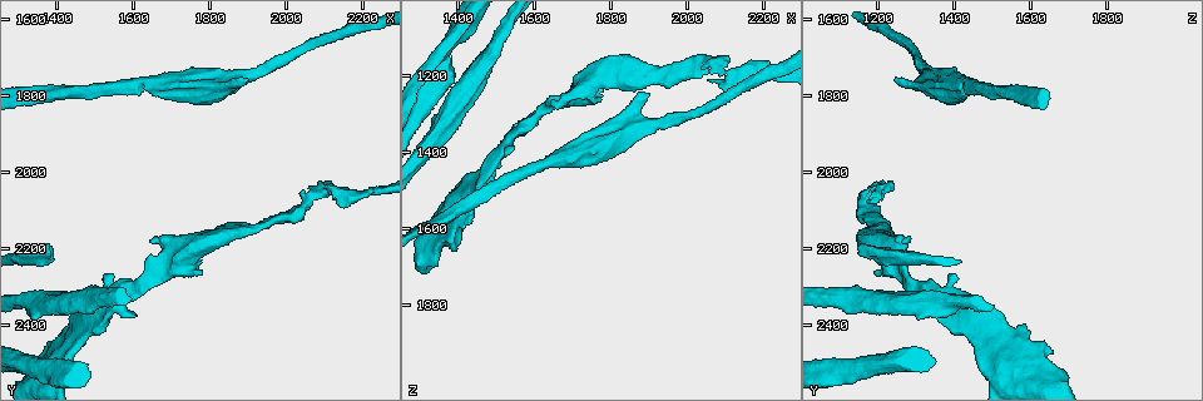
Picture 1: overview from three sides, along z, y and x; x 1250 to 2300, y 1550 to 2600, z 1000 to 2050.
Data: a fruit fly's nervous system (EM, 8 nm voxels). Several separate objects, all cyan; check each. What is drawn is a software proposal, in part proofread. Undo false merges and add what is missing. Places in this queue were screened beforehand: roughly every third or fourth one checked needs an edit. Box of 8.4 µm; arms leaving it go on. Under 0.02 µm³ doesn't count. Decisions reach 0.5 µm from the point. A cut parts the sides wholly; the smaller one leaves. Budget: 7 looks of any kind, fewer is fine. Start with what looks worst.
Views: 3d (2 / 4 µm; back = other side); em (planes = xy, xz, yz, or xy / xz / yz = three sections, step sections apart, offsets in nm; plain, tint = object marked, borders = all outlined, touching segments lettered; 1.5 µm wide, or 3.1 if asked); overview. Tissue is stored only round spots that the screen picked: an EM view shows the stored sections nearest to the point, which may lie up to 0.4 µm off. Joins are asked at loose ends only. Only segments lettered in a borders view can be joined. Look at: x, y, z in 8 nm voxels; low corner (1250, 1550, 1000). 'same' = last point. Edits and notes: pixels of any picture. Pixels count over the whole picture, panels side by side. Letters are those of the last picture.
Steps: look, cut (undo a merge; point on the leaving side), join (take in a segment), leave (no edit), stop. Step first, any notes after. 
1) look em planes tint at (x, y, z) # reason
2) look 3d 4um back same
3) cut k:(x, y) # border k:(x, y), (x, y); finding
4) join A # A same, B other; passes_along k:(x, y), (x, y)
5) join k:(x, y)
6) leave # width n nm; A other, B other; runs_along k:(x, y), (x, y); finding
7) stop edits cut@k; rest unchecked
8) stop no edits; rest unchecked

look 3d 2um at (1365, 2195, 1150) # branch stops here

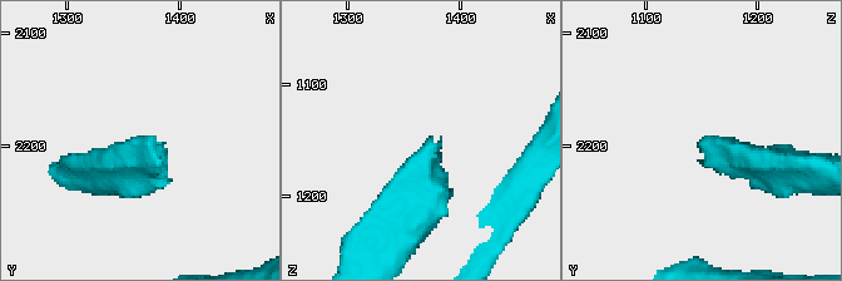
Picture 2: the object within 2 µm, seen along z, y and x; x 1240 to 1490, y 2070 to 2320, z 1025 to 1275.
look em xy step 4 plain at (1374, 2194, 1144) # shape alone is not enough

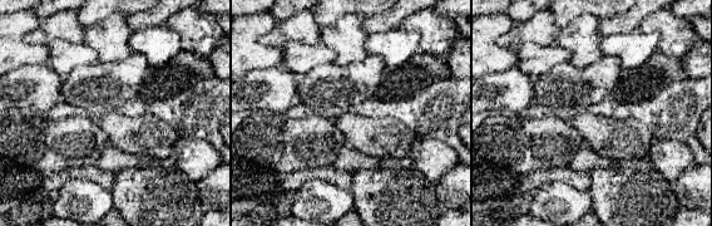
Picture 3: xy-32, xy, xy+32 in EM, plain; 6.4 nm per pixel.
look em xy step 4 borders same

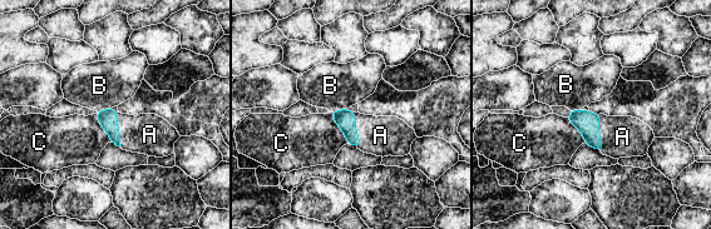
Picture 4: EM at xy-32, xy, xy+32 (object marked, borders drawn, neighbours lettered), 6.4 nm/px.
join A # longest_contact A 240 nm; A same, B other, C other; passes_along 4:(587, 123), (598, 133), (622, 137); it goes on there

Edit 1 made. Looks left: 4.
look 3d 4um at (1890, 1760, 1240) # free end

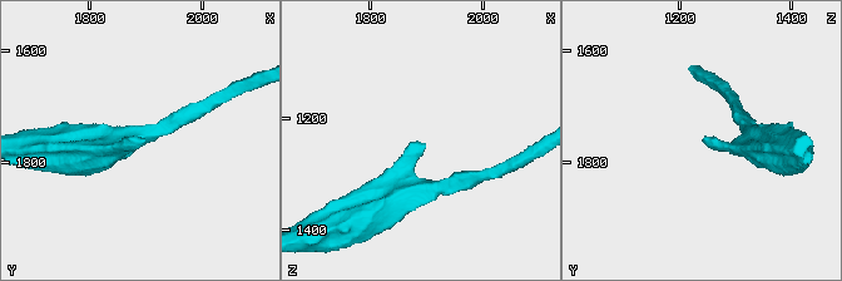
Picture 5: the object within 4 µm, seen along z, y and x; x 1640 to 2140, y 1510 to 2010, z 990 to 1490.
look em yz step 4 borders at (1885, 1755, 1240)

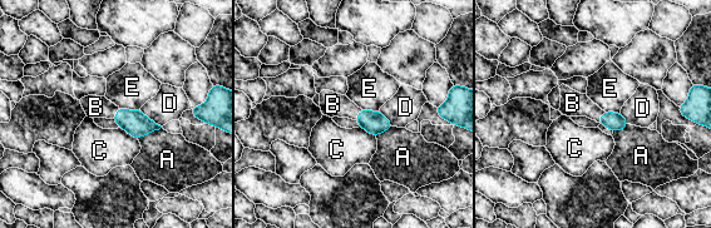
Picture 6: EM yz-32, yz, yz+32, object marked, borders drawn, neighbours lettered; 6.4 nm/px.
join B # A other, B same, C other, D other, E other; passes_along 6:(615, 122), (600, 117), (572, 103); the neuron continues

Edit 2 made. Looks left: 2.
look em planes borders at (2050, 2075, 1205)

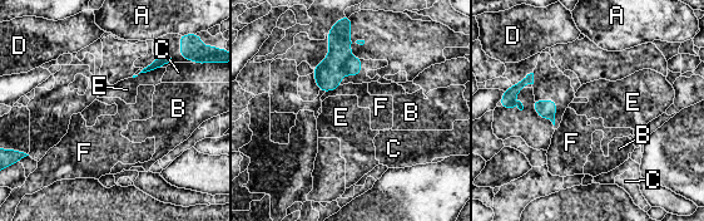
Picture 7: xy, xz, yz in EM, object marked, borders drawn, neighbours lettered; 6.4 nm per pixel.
leave # A other, B other, C other, D other, E other, F other; border 7:(159, 67), (132, 77); none of them fits

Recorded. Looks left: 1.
stop edits join@4, join@6; rest unchecked

